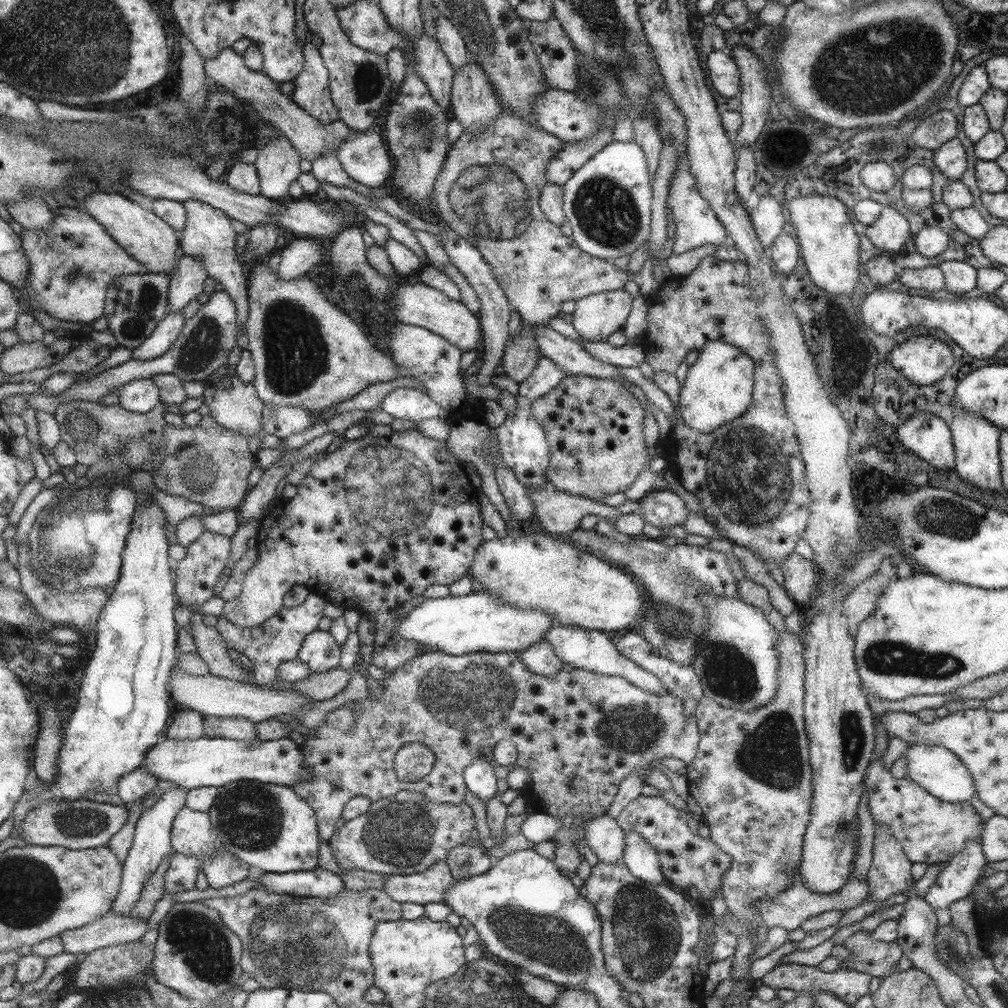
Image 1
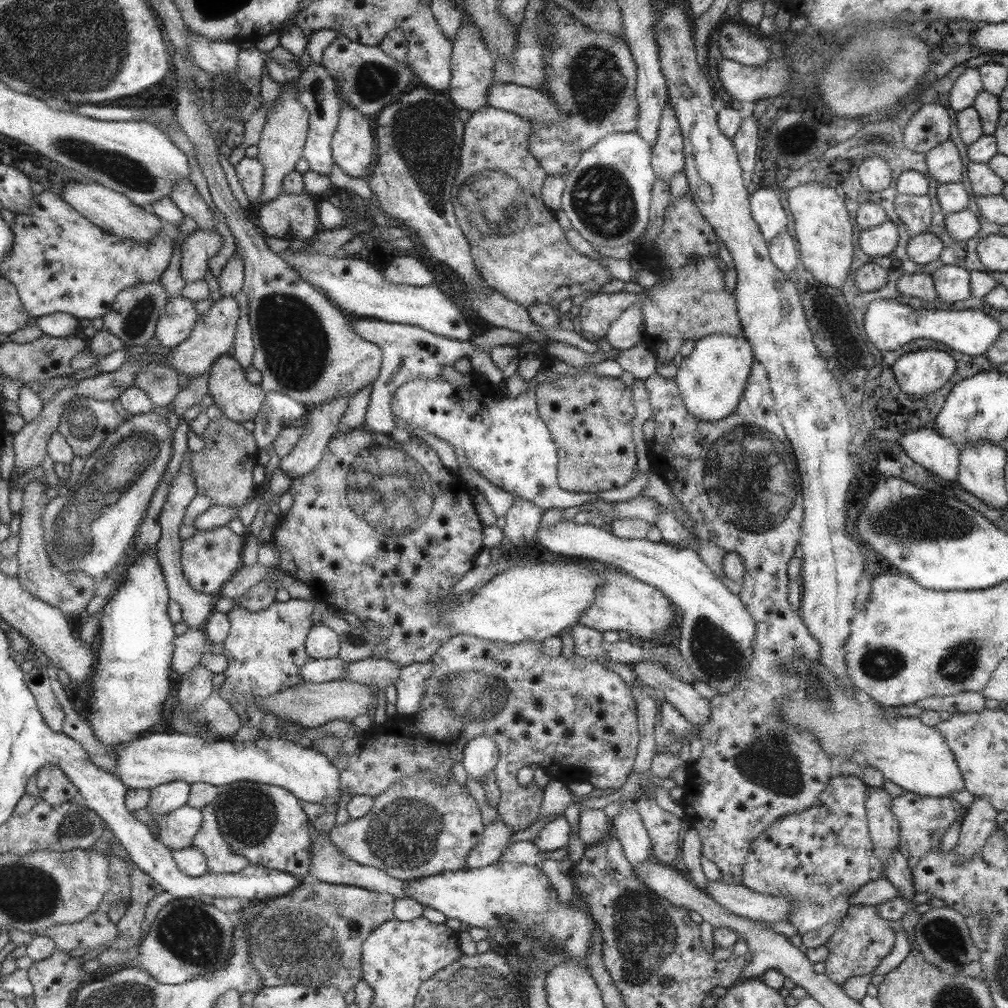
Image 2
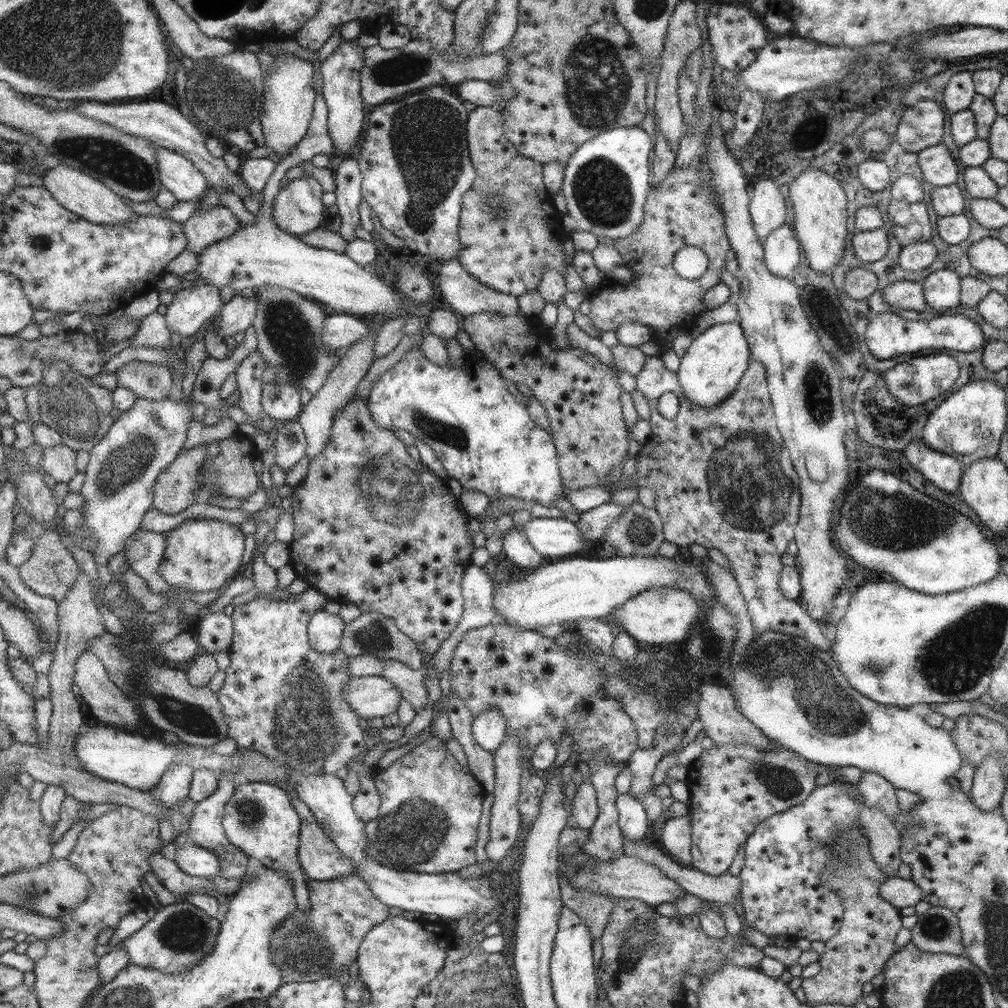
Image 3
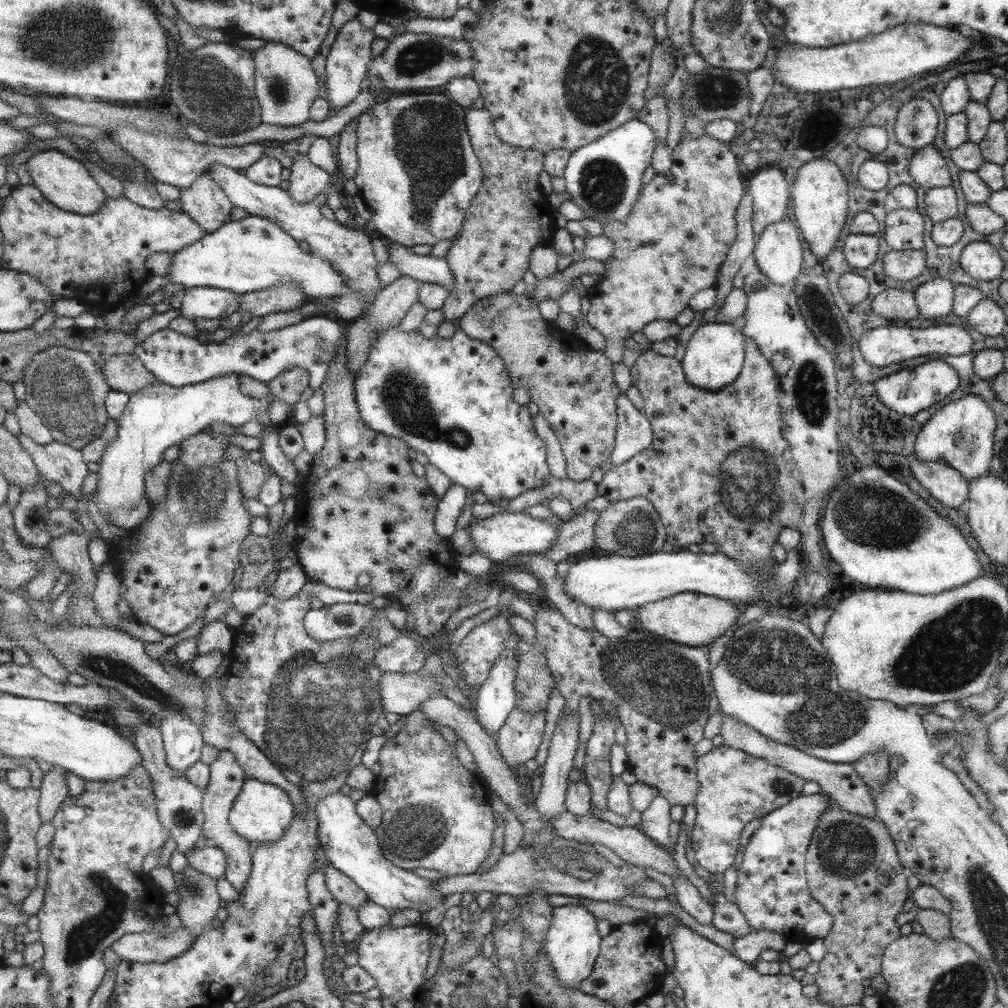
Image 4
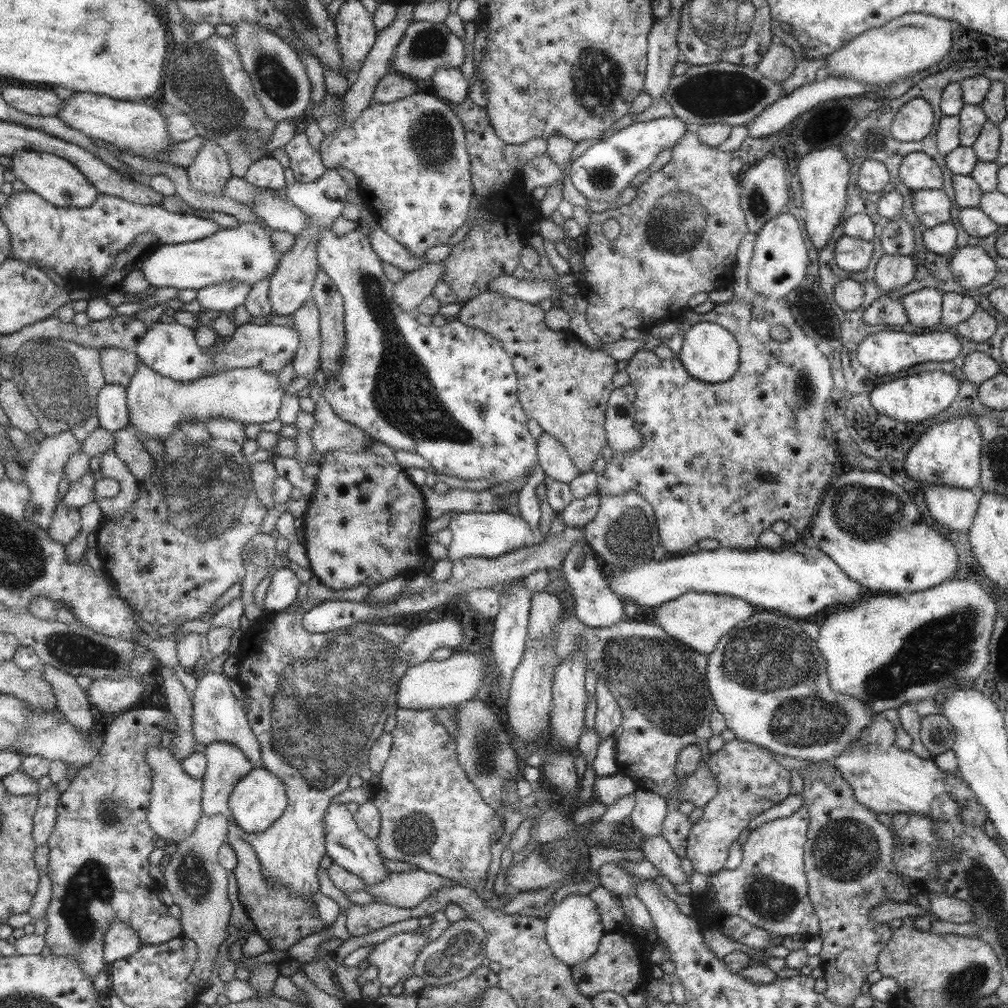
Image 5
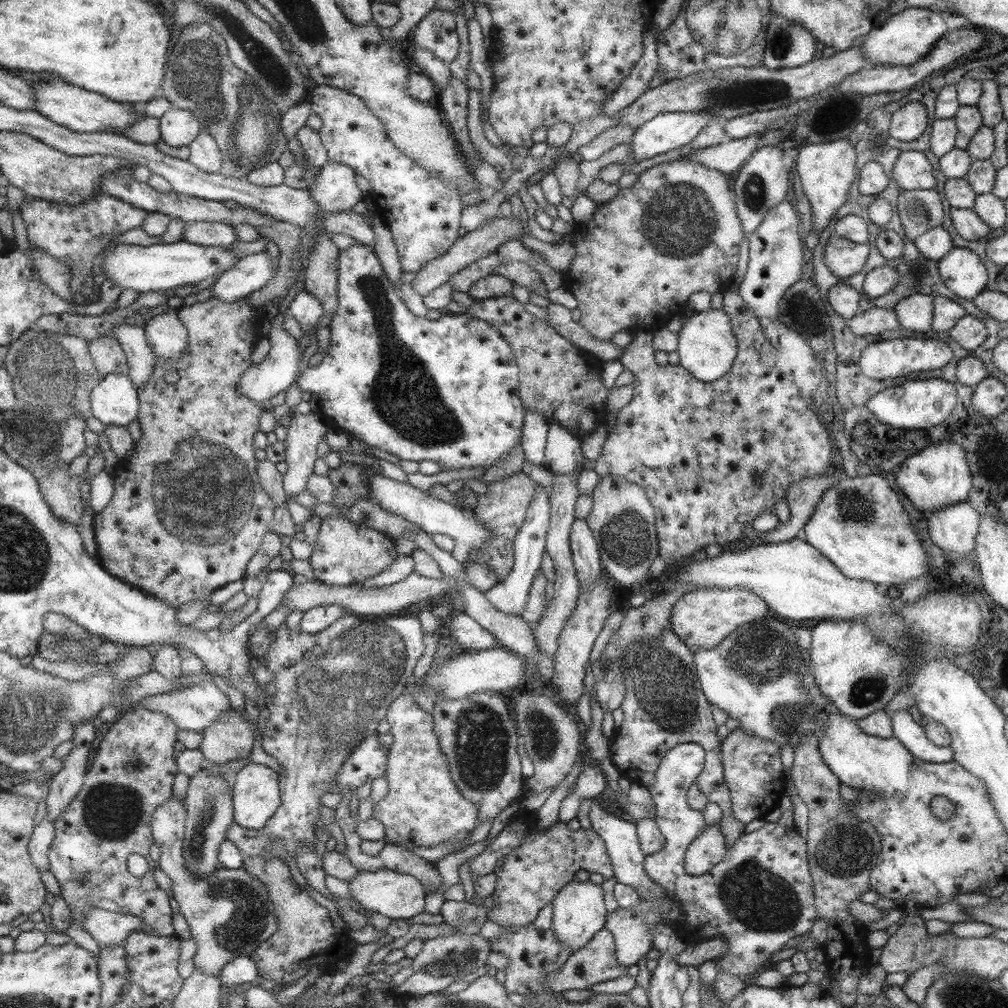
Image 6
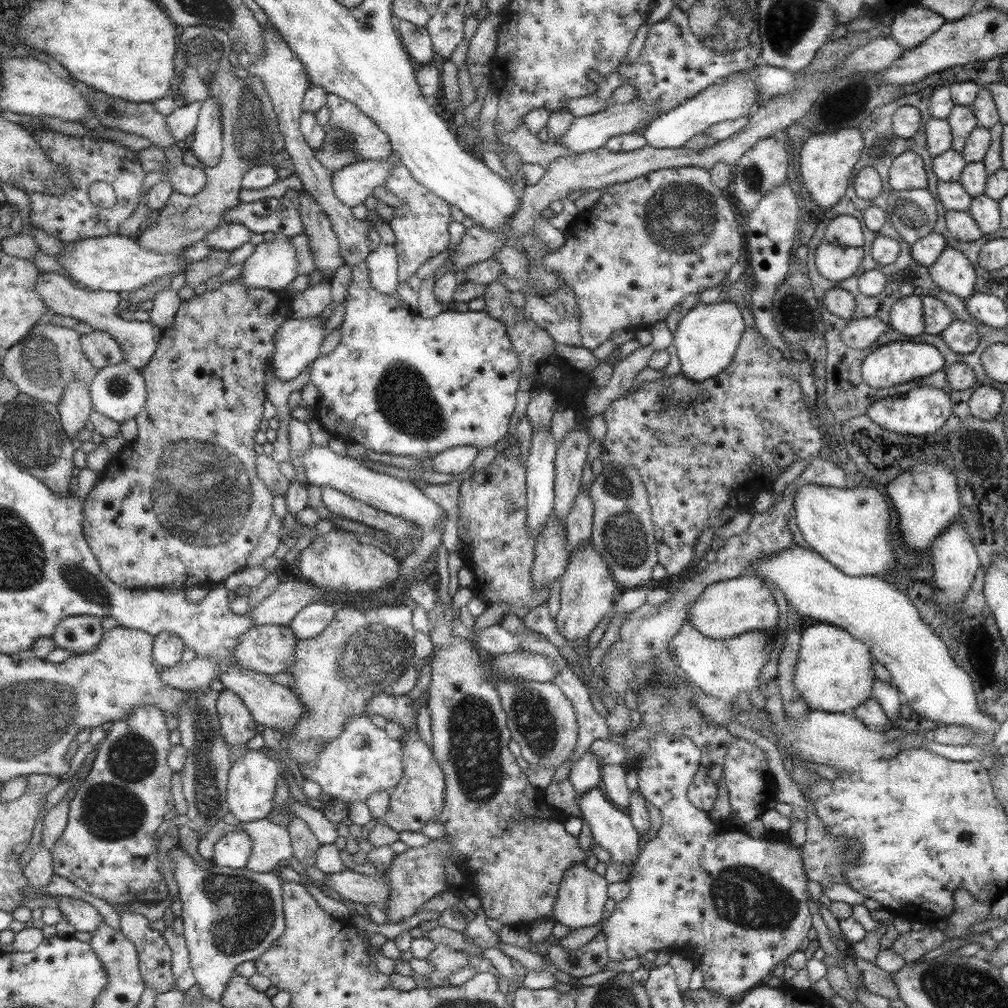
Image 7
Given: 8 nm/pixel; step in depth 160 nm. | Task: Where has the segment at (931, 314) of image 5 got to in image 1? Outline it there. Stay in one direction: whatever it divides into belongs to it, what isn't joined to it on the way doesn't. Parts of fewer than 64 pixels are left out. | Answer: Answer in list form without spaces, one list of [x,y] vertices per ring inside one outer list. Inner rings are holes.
[[[949,260],[938,265],[944,288],[951,294],[963,295],[976,288],[976,269],[965,262]]]

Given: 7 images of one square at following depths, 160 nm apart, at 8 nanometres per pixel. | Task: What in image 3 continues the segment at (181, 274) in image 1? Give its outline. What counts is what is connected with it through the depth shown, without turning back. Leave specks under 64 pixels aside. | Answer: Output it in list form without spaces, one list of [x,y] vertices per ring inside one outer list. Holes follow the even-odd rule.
[[[218,205],[215,208],[199,207],[205,212],[194,212],[189,220],[183,224],[184,230],[189,238],[187,250],[192,251],[196,256],[201,256],[205,248],[211,244],[229,238],[239,230],[239,222],[235,214],[226,208],[225,205]]]

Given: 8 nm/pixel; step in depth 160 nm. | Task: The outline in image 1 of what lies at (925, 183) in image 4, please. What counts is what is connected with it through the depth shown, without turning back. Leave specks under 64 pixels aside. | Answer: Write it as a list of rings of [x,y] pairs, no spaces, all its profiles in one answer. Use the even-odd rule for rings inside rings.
[[[955,136],[934,150],[932,164],[949,181],[959,181],[966,169],[966,154],[960,140]]]

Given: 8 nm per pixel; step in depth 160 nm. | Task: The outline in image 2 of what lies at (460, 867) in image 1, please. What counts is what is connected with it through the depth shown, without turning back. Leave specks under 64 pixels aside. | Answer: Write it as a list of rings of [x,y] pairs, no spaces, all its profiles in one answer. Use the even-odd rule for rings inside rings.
[[[497,817],[484,828],[480,842],[470,850],[465,869],[478,869],[499,860],[512,831]]]

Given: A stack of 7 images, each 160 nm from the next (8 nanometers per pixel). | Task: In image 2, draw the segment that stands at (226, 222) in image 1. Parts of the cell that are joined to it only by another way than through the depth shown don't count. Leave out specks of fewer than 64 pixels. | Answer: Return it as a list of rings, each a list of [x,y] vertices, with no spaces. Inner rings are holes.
[[[181,179],[170,198],[179,206],[179,209],[197,224],[199,230],[216,232],[212,212],[209,212],[207,202],[201,198],[200,190],[189,179]],[[239,291],[234,297],[239,301],[241,307],[241,316],[234,343],[234,357],[240,362],[244,370],[247,370],[247,368],[254,366],[256,355],[253,327],[249,316],[249,297],[242,291]]]

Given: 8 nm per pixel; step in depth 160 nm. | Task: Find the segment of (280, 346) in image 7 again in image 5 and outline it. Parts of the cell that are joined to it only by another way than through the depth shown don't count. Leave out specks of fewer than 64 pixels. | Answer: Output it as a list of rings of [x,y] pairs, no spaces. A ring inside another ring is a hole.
[[[141,361],[128,386],[132,414],[129,429],[135,428],[135,433],[163,440],[187,419],[200,421],[224,416],[245,424],[273,422],[279,418],[285,387],[279,382],[279,373],[270,373],[263,367],[227,369],[193,382],[183,382],[163,376]]]

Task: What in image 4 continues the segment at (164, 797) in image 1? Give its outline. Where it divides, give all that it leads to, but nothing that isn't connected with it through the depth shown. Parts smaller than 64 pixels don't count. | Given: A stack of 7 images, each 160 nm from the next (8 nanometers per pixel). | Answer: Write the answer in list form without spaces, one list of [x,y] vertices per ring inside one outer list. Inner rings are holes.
[[[173,714],[158,723],[164,737],[168,764],[185,773],[201,760],[205,740],[199,726],[185,714]]]

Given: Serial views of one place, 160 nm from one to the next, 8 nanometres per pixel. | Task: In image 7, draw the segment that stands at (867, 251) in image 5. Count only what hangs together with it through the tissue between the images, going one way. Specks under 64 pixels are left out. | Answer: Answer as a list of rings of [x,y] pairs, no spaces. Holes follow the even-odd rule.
[[[822,241],[813,250],[814,266],[822,278],[843,281],[853,276],[860,266],[864,250],[862,247],[841,247]]]

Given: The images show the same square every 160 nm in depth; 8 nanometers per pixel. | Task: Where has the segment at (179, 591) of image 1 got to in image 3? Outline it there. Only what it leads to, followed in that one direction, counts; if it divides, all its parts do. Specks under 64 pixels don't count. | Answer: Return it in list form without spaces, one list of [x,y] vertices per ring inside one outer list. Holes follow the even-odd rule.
[[[209,517],[188,518],[166,534],[167,548],[160,564],[160,575],[176,590],[207,592],[221,590],[227,580],[244,569],[245,533],[241,525]]]

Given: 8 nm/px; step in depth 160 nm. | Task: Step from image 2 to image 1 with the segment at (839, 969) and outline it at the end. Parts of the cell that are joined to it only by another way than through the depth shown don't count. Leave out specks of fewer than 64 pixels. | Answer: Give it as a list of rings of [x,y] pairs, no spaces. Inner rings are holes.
[[[857,931],[847,937],[842,946],[848,948],[849,958],[841,961],[840,969],[862,972],[871,976],[883,978],[891,973],[896,973],[896,963],[904,956],[903,949],[895,941],[877,941],[869,937],[868,931]]]

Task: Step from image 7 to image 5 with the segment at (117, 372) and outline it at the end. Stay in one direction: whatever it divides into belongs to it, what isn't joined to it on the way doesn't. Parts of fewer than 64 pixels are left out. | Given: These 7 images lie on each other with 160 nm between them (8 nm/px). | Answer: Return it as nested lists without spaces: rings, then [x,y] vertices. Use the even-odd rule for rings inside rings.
[[[121,383],[106,385],[98,394],[100,426],[115,432],[130,426],[132,414],[128,401],[128,388]]]

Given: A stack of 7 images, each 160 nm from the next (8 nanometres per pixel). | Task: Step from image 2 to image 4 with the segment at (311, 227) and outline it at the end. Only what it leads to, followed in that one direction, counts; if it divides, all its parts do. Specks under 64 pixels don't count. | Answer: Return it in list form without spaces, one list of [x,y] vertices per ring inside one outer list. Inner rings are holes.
[[[300,154],[294,158],[289,181],[291,198],[299,204],[309,204],[327,192],[333,178],[310,157]]]

